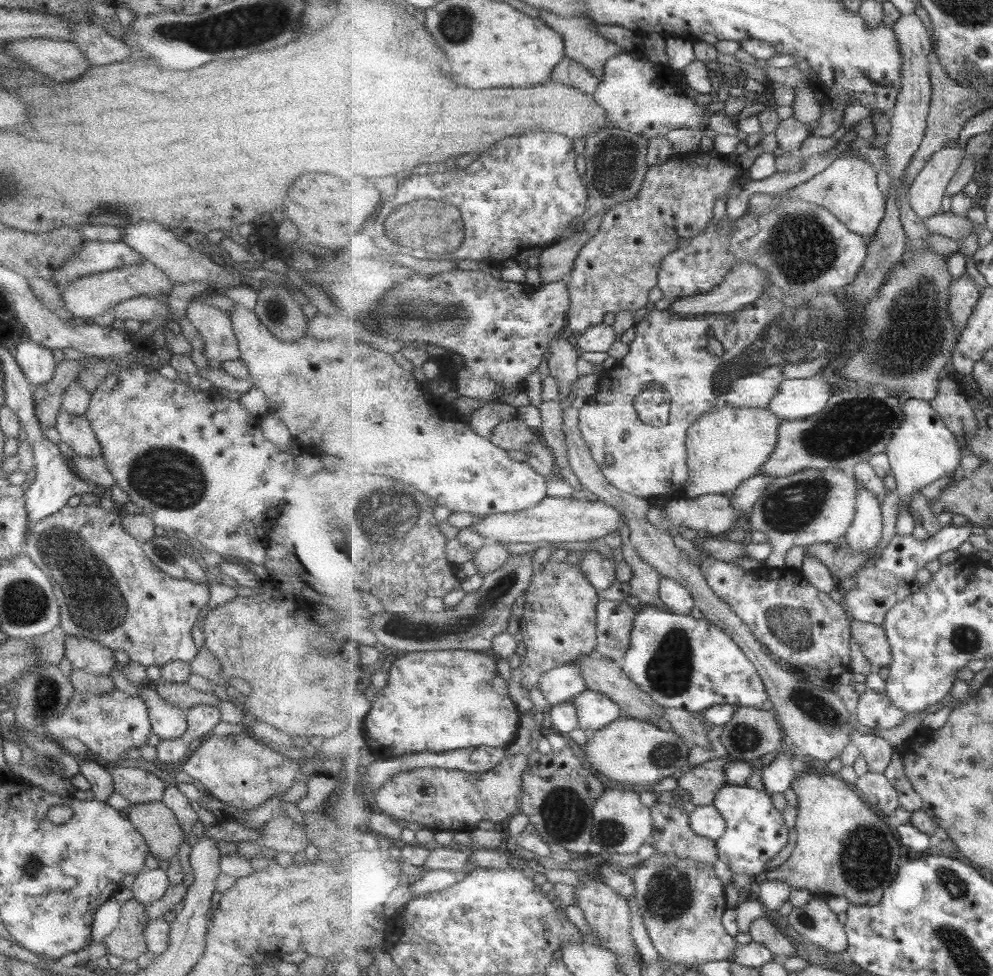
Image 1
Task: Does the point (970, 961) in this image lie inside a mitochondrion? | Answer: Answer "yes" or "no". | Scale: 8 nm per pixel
yes

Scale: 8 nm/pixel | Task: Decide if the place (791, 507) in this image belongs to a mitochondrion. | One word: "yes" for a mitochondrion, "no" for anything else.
yes

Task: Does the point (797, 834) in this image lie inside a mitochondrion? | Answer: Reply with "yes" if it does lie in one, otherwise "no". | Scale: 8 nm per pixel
no

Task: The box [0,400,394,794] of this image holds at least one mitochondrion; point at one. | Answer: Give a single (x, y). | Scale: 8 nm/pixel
(170, 479)

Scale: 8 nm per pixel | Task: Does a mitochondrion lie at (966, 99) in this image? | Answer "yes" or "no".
no

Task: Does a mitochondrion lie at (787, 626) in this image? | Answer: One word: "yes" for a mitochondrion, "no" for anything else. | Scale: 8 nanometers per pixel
yes

